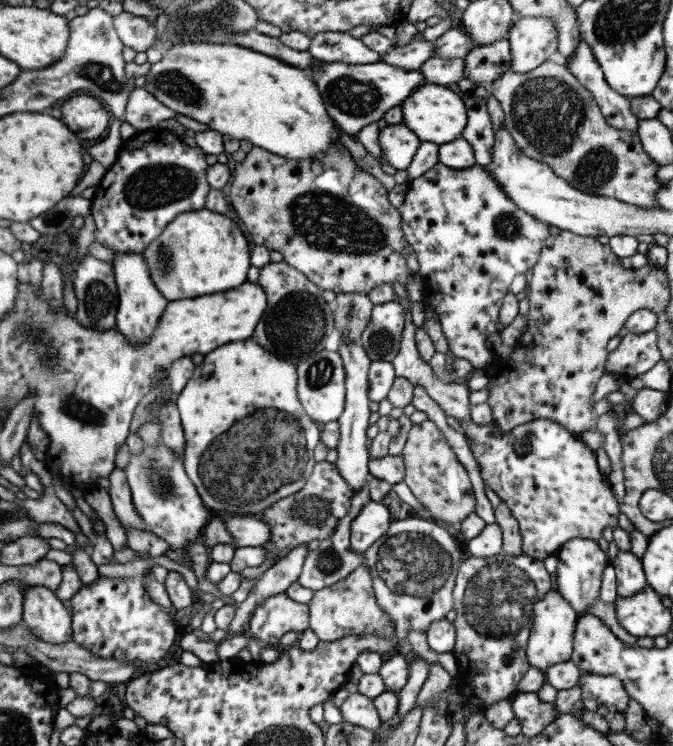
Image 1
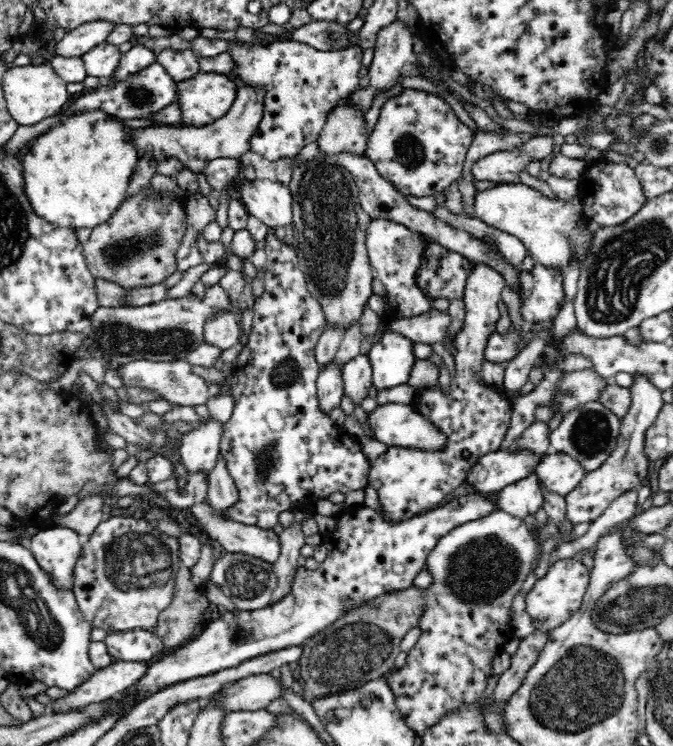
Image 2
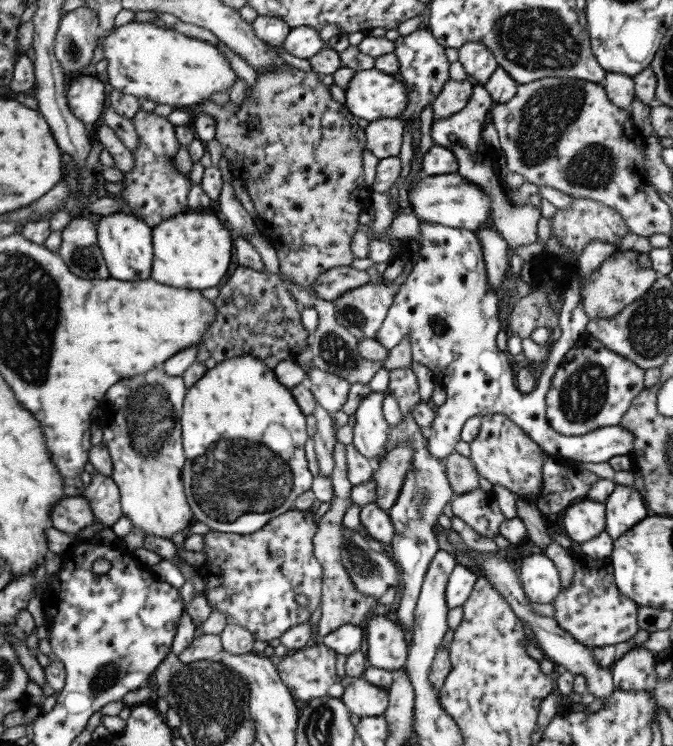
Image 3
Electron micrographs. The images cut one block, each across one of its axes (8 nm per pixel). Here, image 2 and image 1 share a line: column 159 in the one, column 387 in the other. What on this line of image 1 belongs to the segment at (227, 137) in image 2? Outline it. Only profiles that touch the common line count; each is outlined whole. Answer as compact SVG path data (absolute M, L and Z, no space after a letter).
M402 123L387 125L379 131L378 144L384 160L397 170L410 165L420 141Z

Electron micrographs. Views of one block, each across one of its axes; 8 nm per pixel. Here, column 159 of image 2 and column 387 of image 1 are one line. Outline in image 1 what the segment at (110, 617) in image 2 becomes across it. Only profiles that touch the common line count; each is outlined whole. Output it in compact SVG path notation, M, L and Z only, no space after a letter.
M414 514L405 519L391 520L386 534L368 546L363 554L364 564L373 582L374 600L378 608L388 614L394 640L405 640L407 630L425 633L431 622L441 621L452 610L454 578L463 554L460 552L459 539L451 536L444 525Z

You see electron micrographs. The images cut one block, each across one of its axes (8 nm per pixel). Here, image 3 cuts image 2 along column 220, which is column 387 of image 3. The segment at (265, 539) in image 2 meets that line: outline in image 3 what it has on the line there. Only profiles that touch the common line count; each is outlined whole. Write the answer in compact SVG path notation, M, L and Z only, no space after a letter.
M371 501L360 508L358 517L366 537L373 538L382 544L390 544L394 528L386 511L377 508L374 501Z

